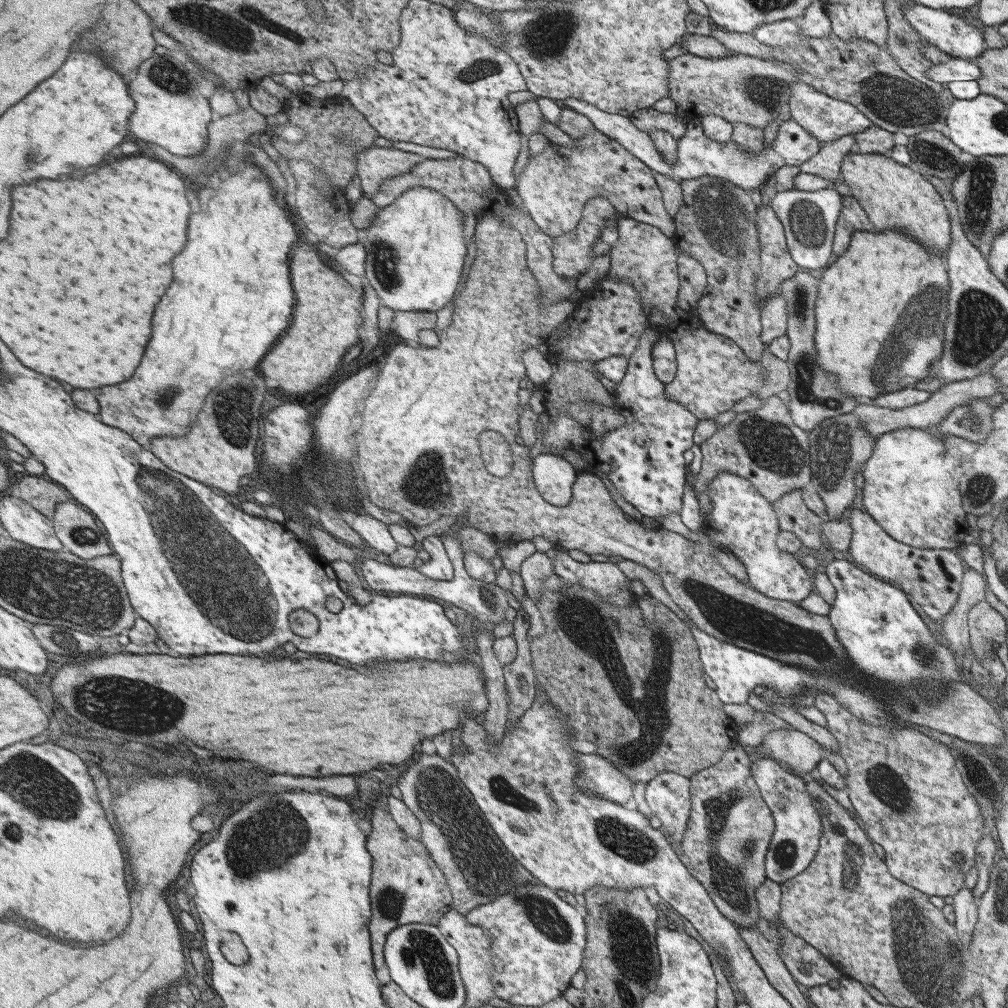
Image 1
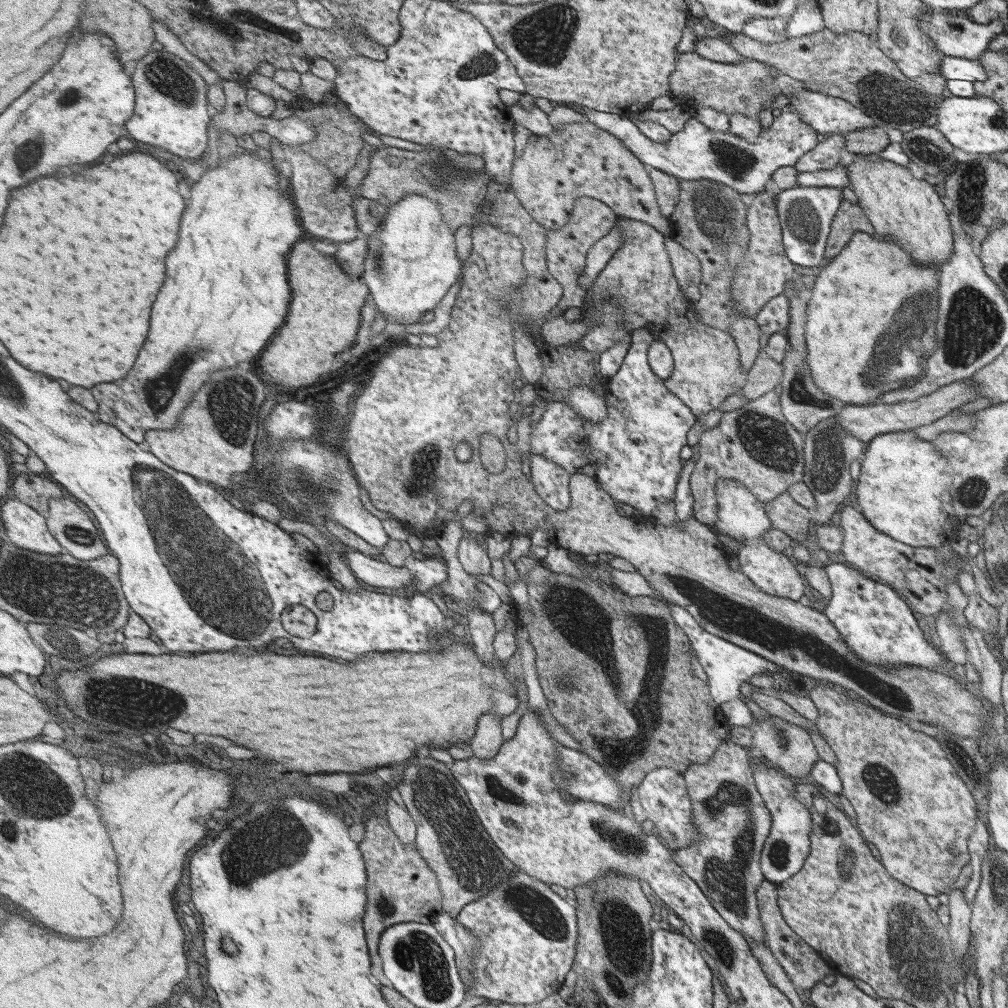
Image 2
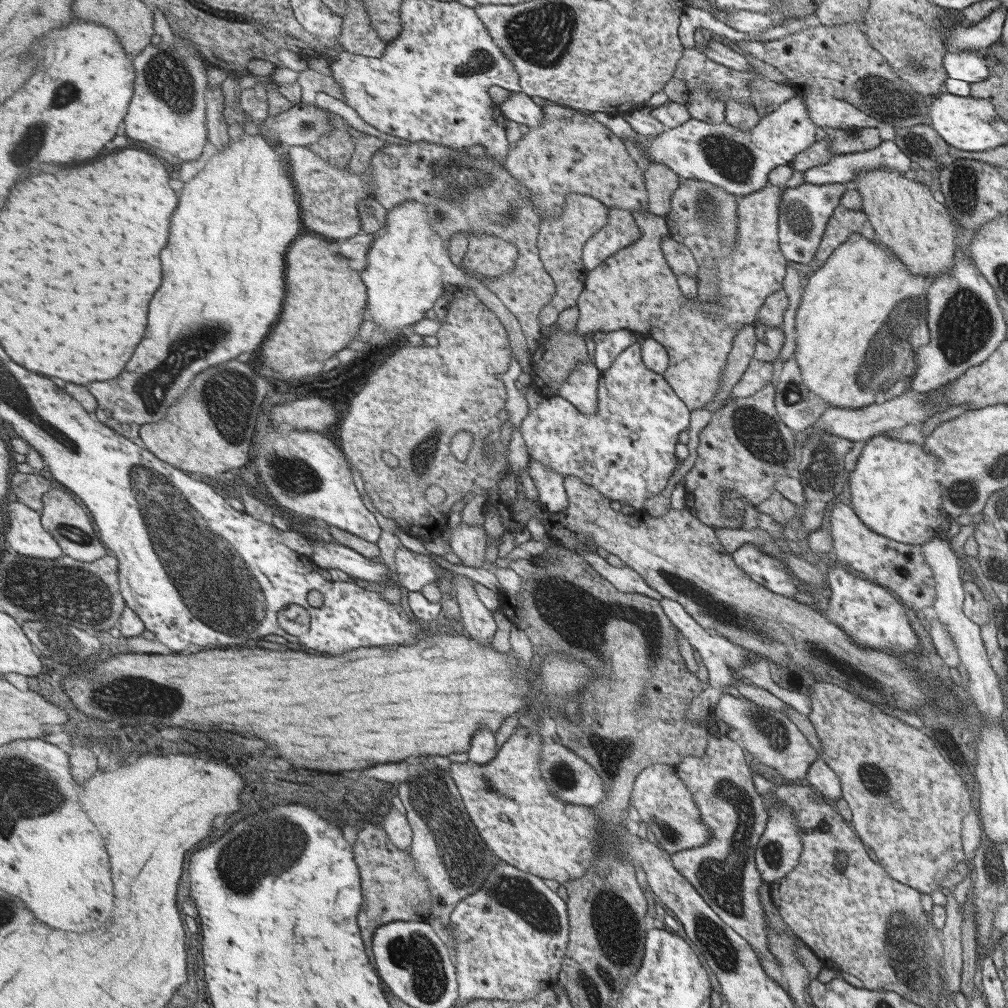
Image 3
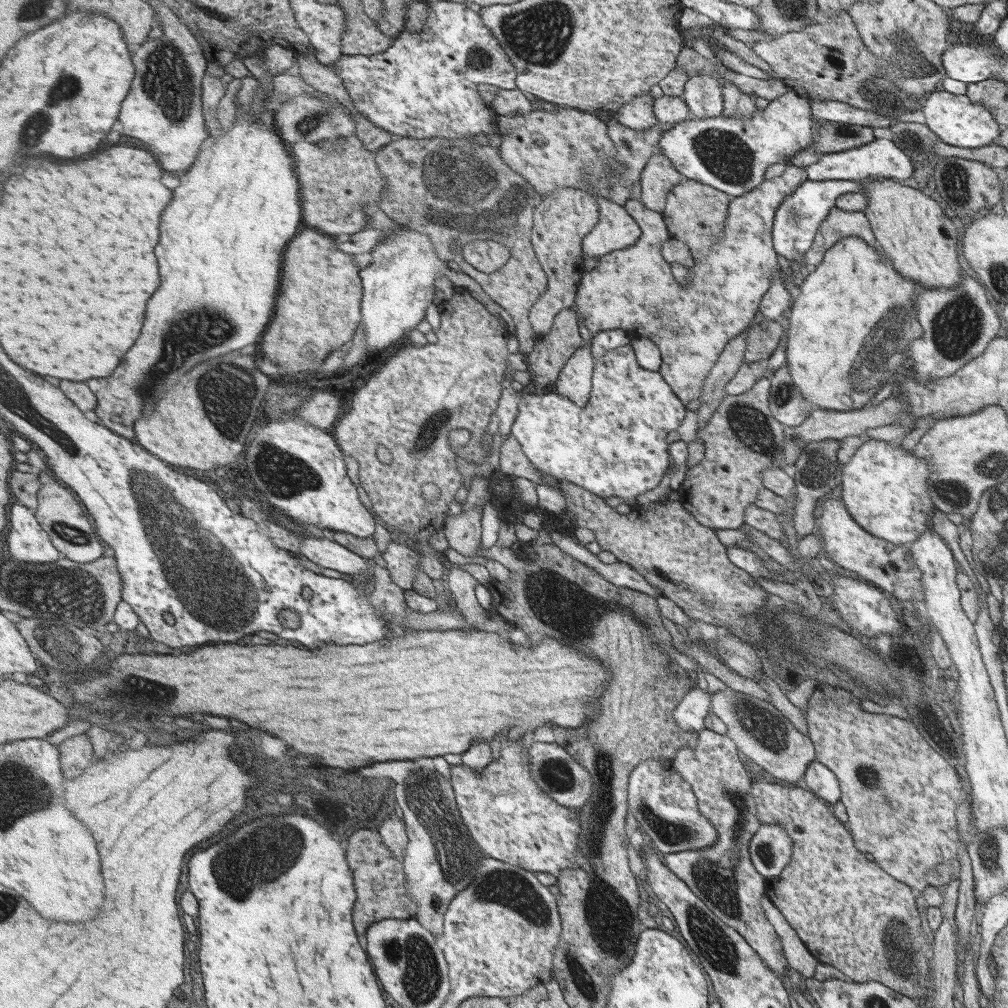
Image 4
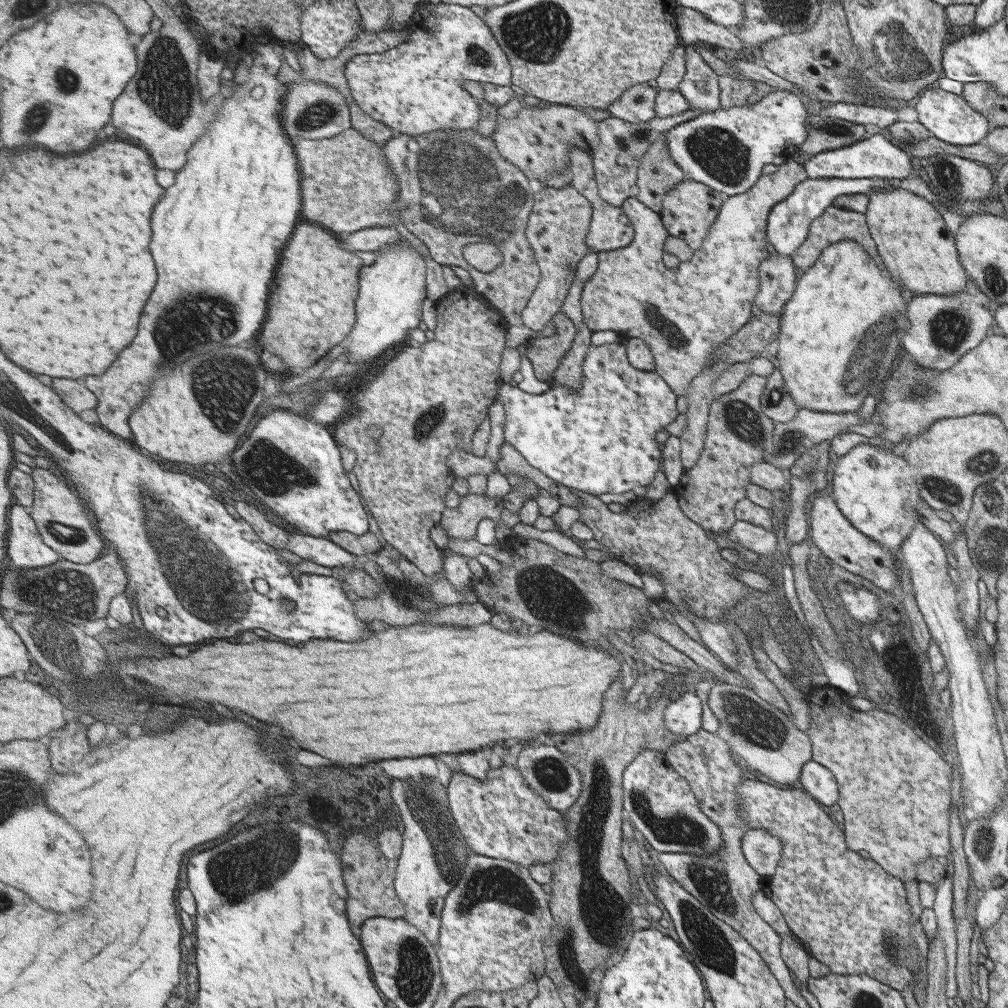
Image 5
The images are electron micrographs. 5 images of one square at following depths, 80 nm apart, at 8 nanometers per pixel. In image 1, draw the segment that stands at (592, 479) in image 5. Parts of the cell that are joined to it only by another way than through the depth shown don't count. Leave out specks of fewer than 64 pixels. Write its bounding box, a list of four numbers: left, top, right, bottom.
[535,328,697,518]

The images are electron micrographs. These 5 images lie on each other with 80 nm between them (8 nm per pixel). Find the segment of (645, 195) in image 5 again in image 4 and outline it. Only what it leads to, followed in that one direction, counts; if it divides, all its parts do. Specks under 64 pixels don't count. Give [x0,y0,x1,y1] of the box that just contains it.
[640,153,683,214]

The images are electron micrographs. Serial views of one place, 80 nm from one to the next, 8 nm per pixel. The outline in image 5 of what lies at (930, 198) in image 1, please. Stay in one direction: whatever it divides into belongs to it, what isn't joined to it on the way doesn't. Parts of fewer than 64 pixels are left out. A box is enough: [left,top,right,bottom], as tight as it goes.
[864,187,966,295]

